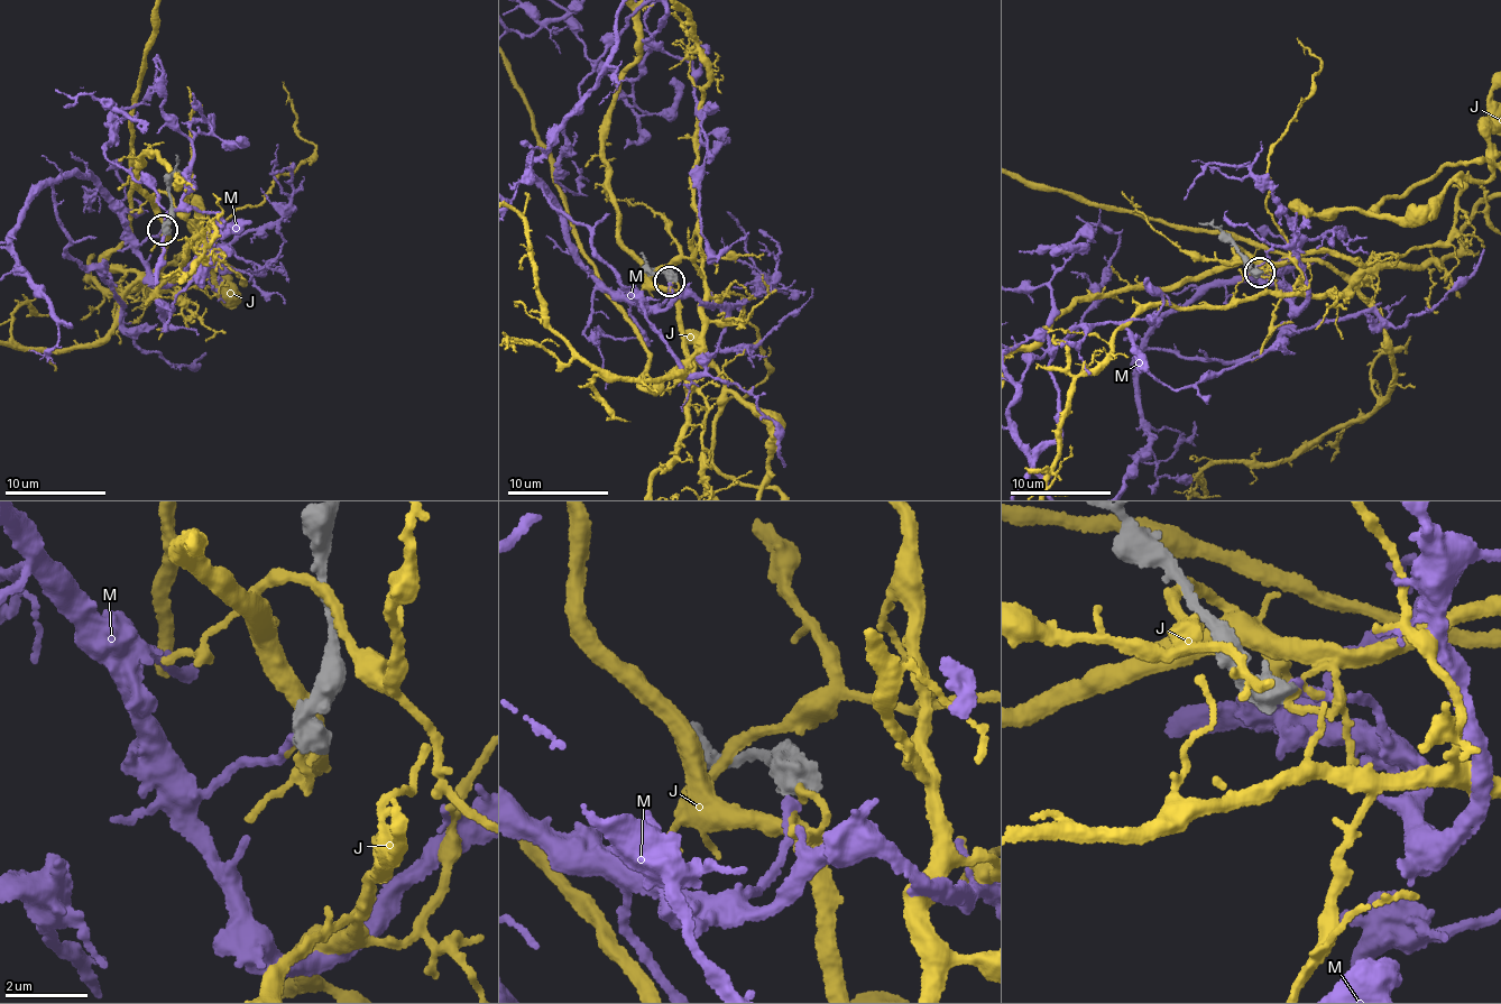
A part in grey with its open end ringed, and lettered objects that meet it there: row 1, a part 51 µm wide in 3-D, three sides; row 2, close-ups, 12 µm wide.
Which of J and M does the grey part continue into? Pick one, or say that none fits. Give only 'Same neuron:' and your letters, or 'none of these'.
Same neuron: M

